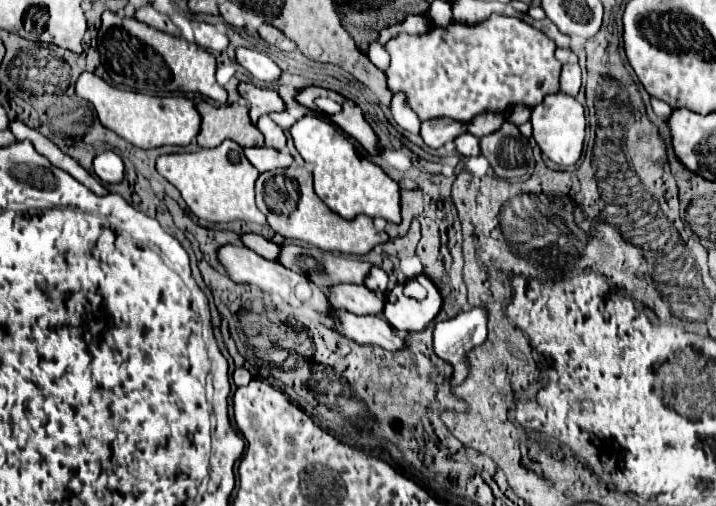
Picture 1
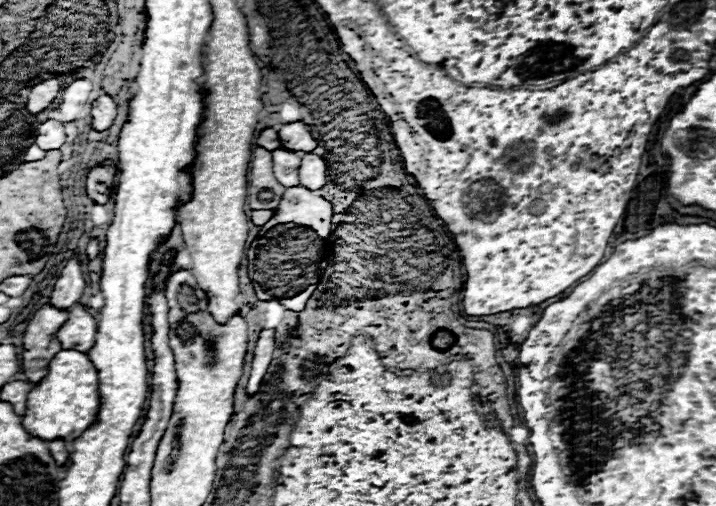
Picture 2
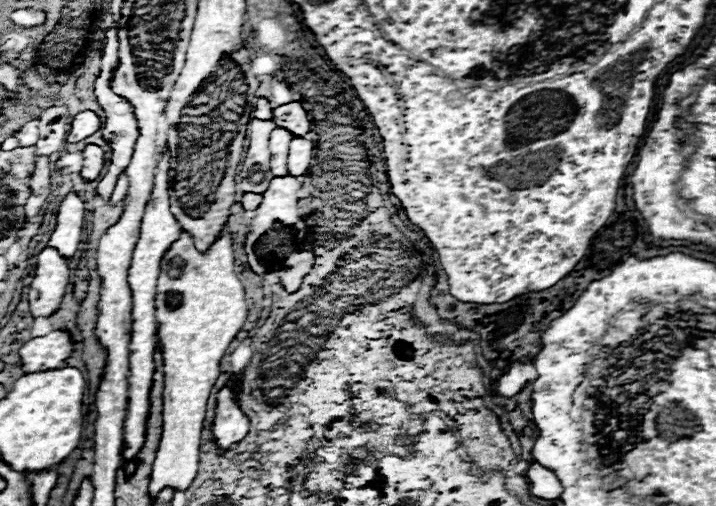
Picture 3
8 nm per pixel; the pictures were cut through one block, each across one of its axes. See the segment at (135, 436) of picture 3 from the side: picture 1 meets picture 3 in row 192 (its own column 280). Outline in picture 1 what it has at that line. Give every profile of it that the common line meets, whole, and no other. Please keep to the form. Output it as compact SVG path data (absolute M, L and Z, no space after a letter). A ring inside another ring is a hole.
M260 146L260 148L246 148L246 158L260 170L260 172L268 172L268 170L276 170L276 168L286 168L292 164L292 156L290 154L282 154L274 148L268 146Z

